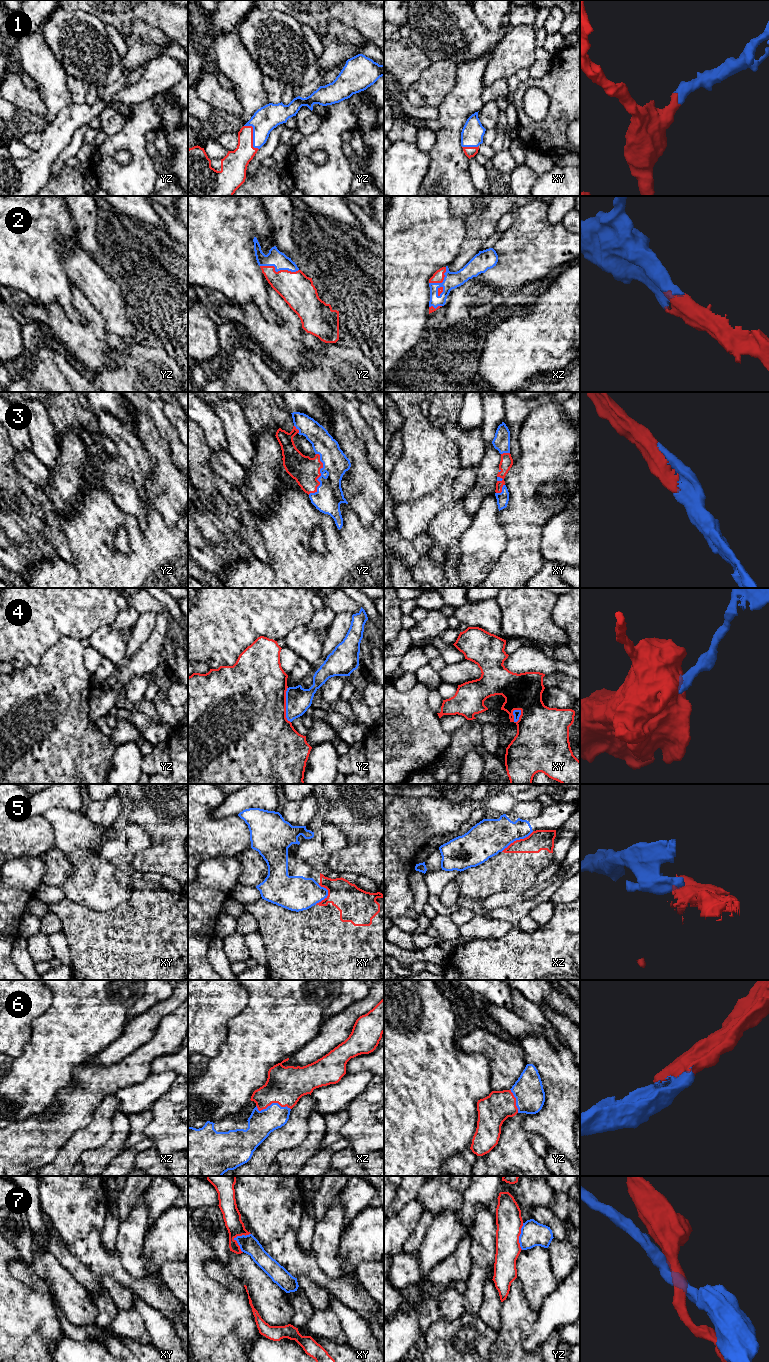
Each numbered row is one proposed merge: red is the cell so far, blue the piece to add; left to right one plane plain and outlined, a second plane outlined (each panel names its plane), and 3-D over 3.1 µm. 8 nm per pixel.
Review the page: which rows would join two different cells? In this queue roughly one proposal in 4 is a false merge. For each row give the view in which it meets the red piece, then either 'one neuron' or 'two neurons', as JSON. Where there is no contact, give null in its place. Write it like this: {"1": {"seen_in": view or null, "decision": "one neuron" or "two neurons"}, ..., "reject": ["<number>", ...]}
{"1": {"seen_in": "yz", "decision": "one neuron"}, "2": {"seen_in": "yz", "decision": "one neuron"}, "3": {"seen_in": "yz", "decision": "one neuron"}, "4": {"seen_in": "yz", "decision": "two neurons"}, "5": {"seen_in": "xz", "decision": "two neurons"}, "6": {"seen_in": "xz", "decision": "one neuron"}, "7": {"seen_in": "xy", "decision": "two neurons"}, "reject": ["4", "5", "7"]}

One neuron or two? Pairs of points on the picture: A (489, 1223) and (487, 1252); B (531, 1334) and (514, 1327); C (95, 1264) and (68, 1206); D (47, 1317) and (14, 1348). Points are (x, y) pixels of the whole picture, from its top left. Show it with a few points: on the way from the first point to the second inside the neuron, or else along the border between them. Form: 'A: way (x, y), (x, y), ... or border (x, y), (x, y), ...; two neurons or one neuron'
A: way (487, 1230), (487, 1245); one neuron
B: border (537, 1312), (522, 1332), (526, 1351); two neurons
C: way (89, 1250), (84, 1243), (78, 1220); one neuron
D: way (39, 1322), (21, 1340); one neuron

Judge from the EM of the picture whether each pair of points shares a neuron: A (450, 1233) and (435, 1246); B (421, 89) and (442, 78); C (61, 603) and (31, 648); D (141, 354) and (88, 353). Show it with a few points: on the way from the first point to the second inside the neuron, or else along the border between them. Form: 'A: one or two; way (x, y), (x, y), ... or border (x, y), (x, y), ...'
A: one; way (446, 1235), (439, 1242)
B: one; way (426, 89), (429, 89), (437, 81)
C: one; way (50, 614), (31, 633), (31, 637)
D: two; border (118, 353), (118, 357), (112, 363), (100, 369)

